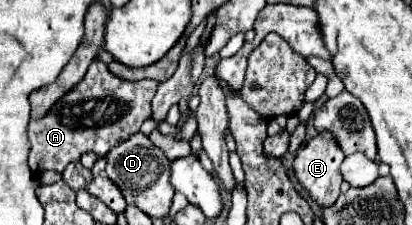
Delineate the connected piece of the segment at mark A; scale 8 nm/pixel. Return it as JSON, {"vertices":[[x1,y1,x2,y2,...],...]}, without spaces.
{"vertices":[[92,61,78,85,60,97,42,119,30,121,28,139,32,149,28,165,32,173,38,175,44,169,62,173,68,163,80,161,80,155,86,151,106,157,106,153,118,145,118,141,124,141,140,131,142,123,150,117,150,101,156,89,158,83,152,79,124,81,114,77,104,63]]}

